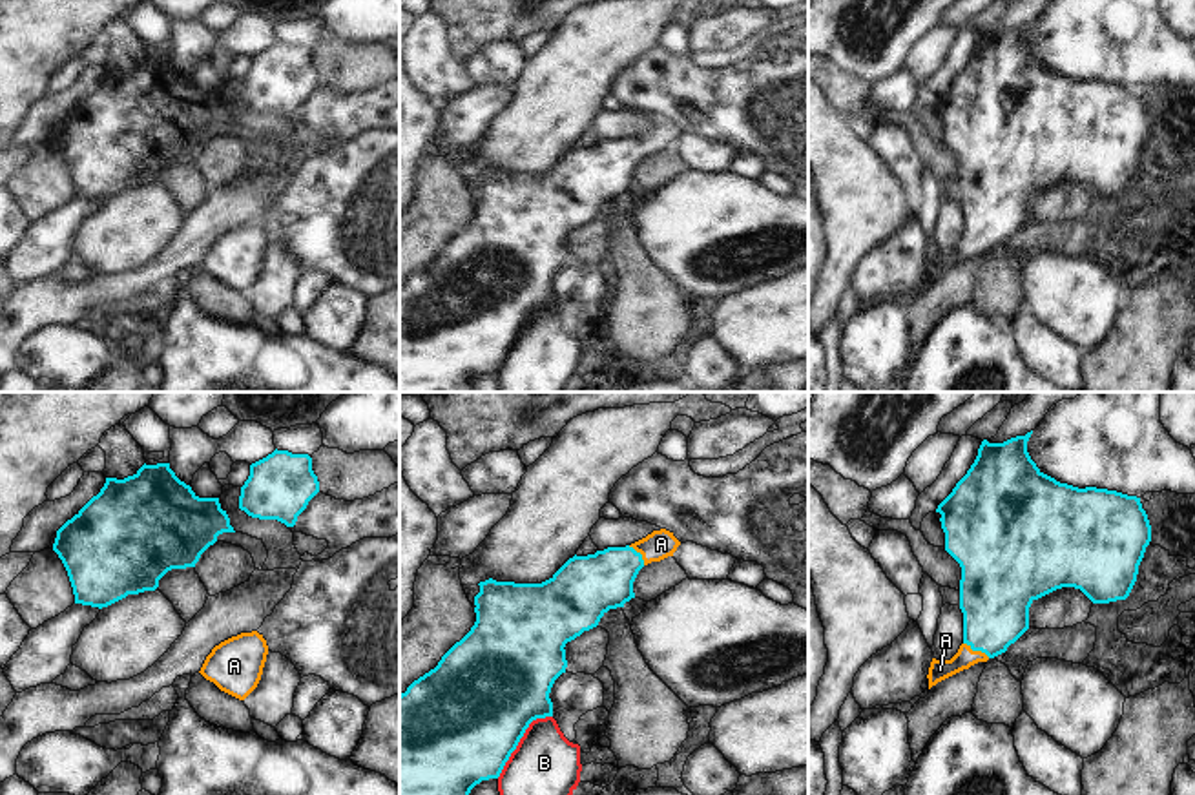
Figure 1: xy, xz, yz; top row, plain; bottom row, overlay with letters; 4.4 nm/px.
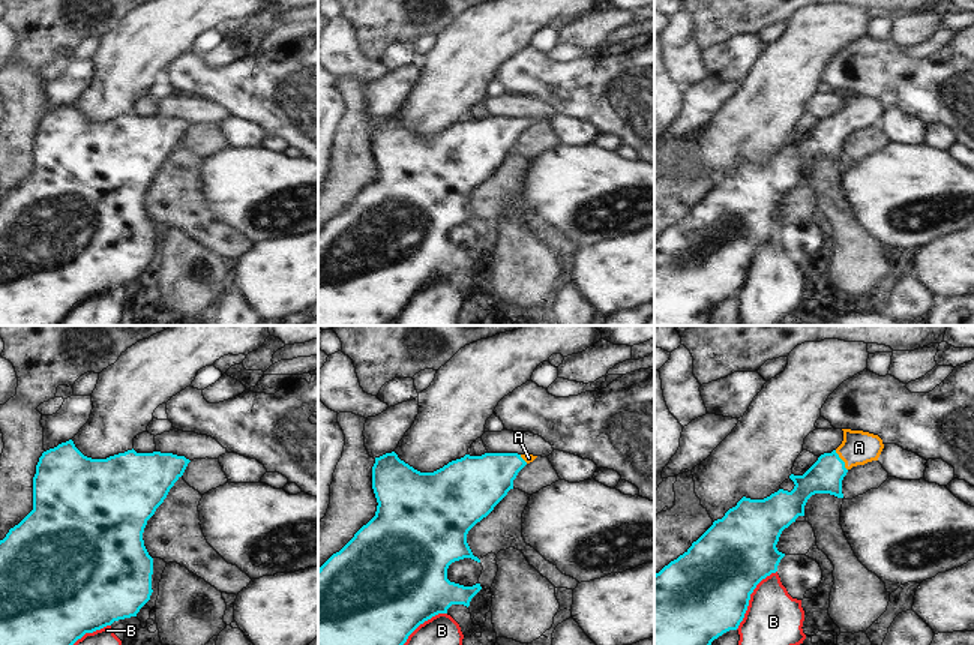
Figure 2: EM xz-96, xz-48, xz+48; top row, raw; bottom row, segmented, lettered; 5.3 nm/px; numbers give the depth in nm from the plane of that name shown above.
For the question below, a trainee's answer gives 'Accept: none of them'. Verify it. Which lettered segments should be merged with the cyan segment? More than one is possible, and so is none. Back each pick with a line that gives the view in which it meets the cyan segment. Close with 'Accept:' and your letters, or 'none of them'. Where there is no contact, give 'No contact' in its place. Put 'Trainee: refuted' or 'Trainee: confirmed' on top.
Trainee: refuted
A: Touches cyan in yz
Accept: A.

